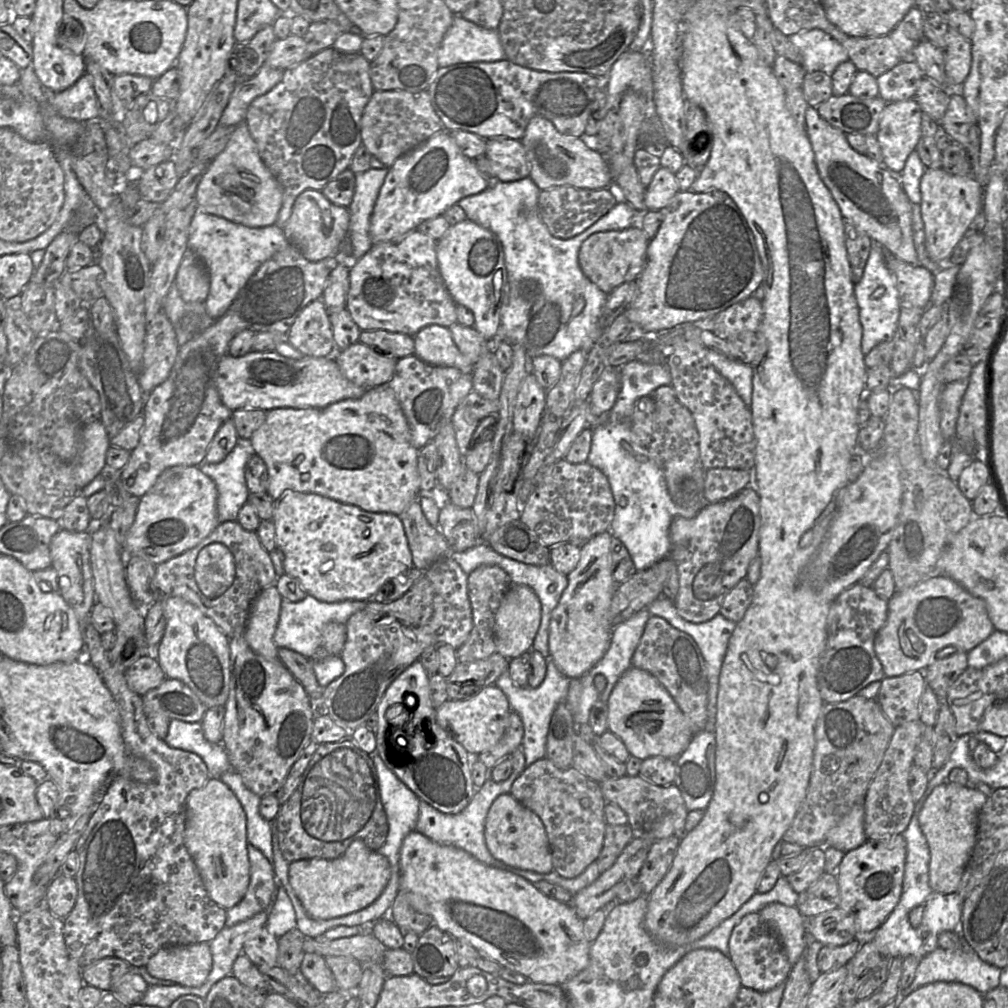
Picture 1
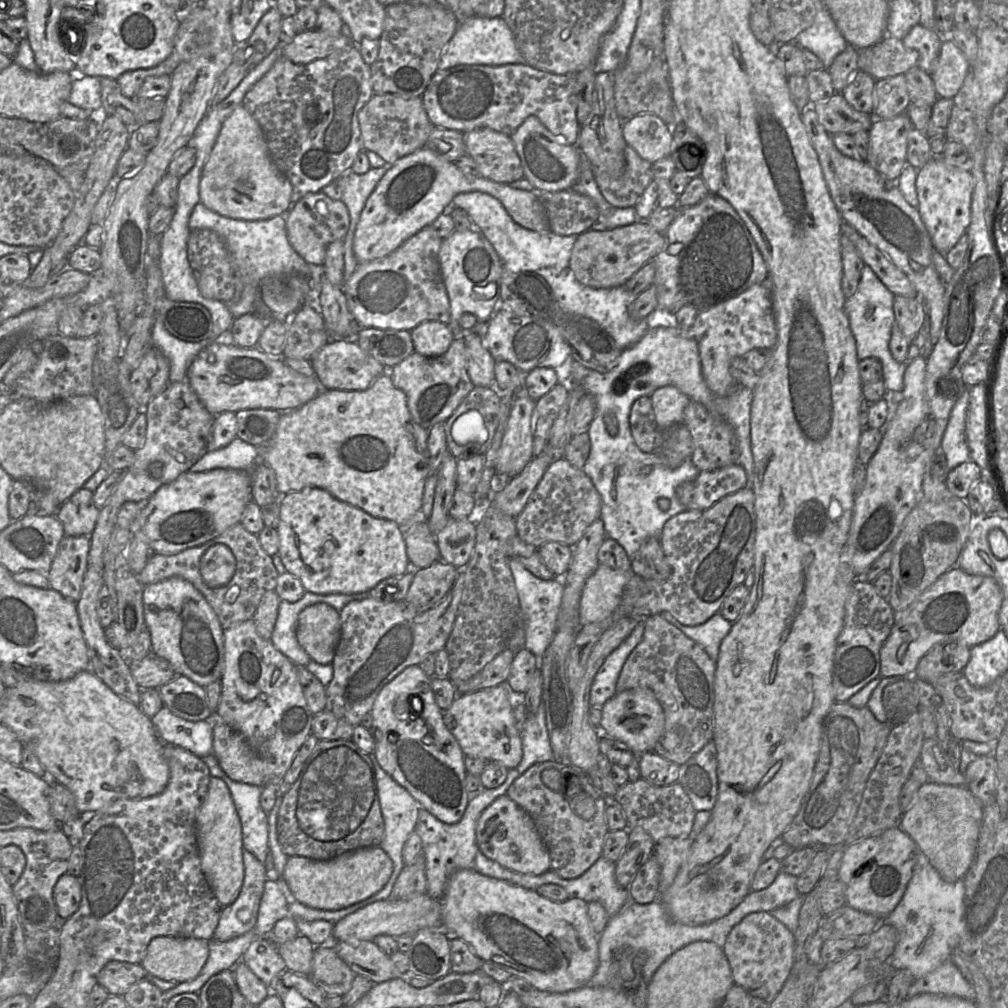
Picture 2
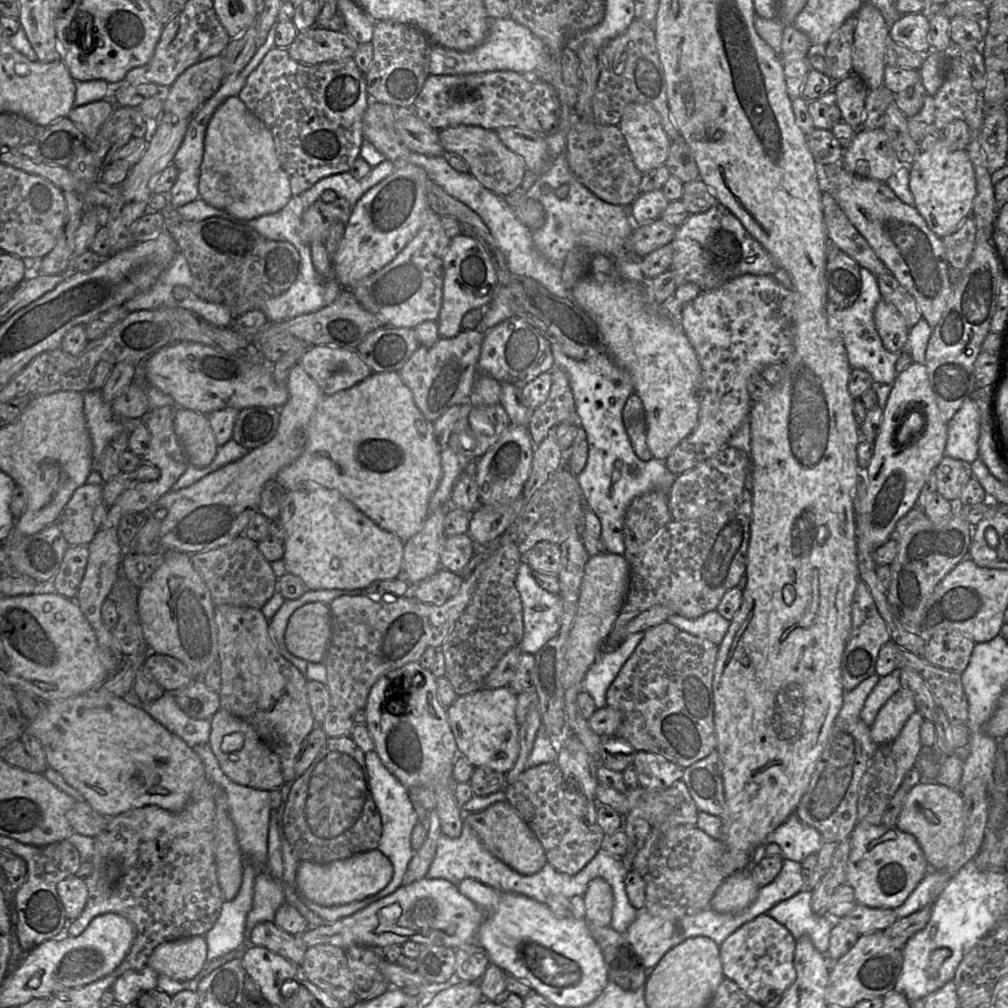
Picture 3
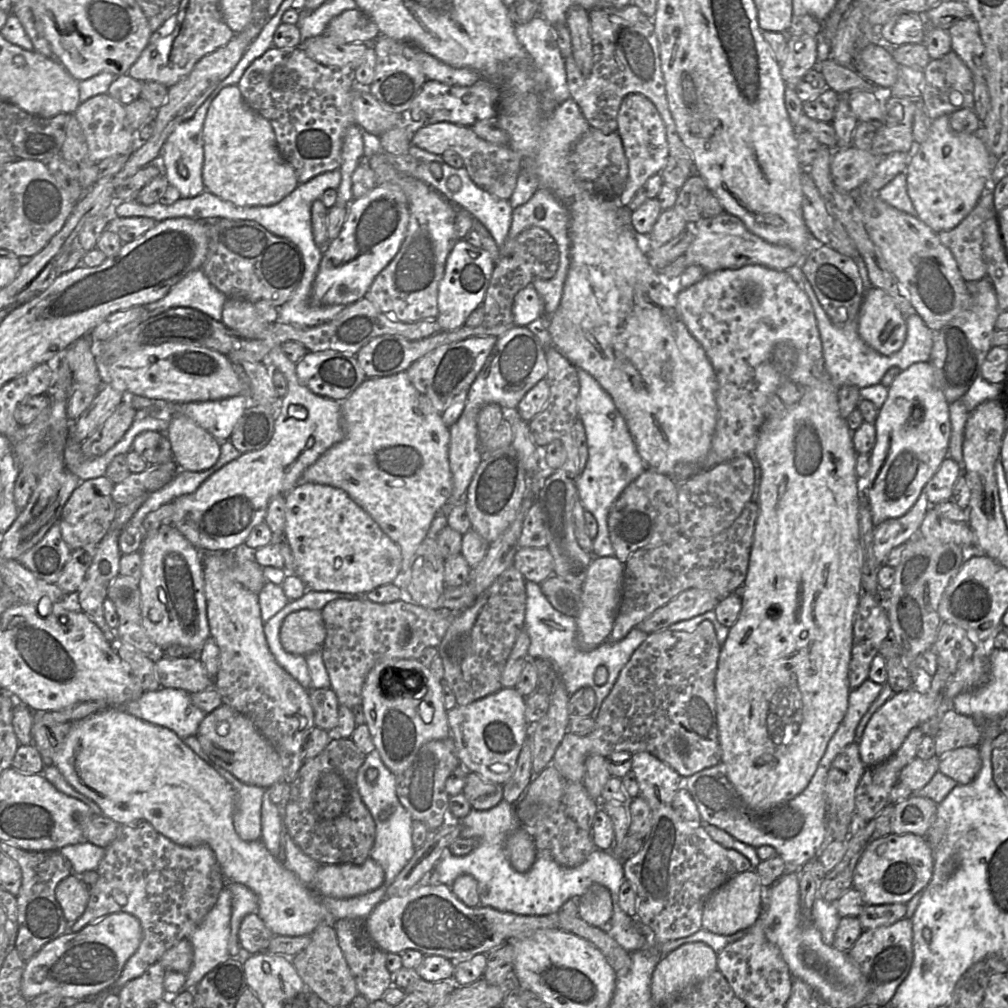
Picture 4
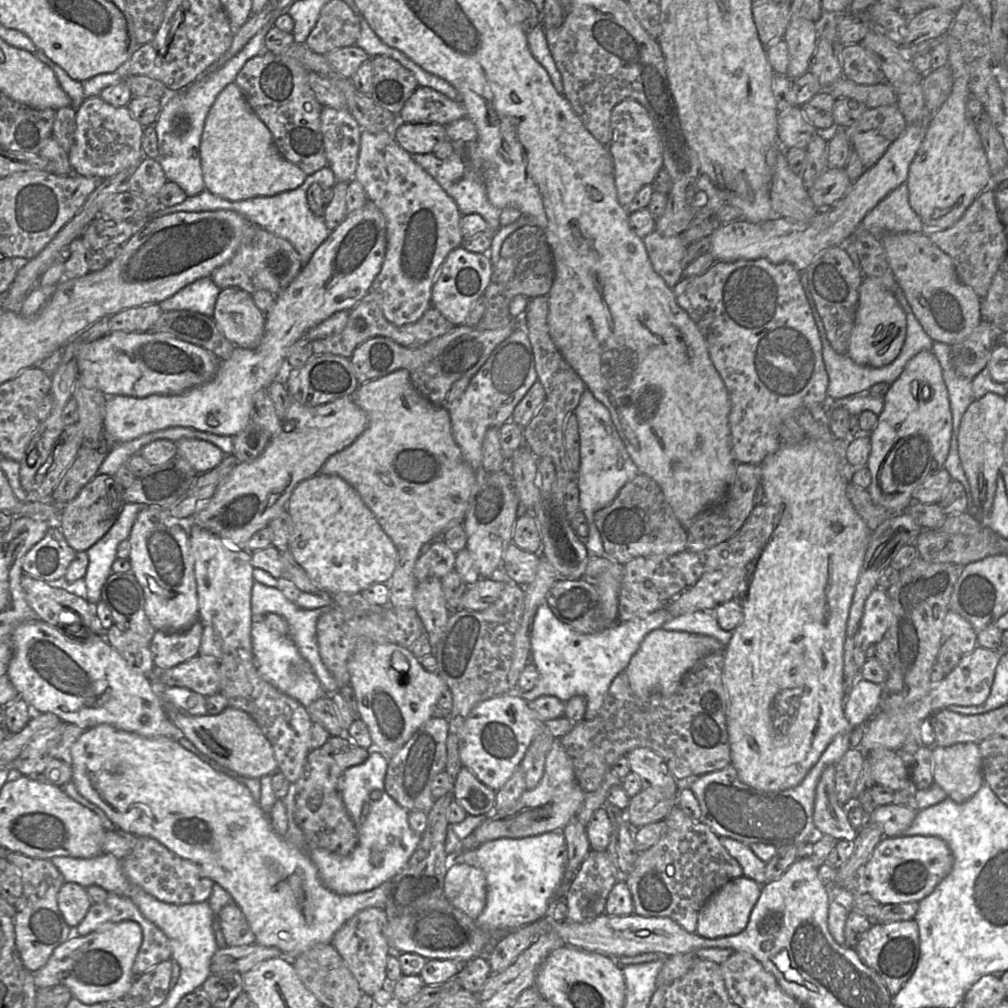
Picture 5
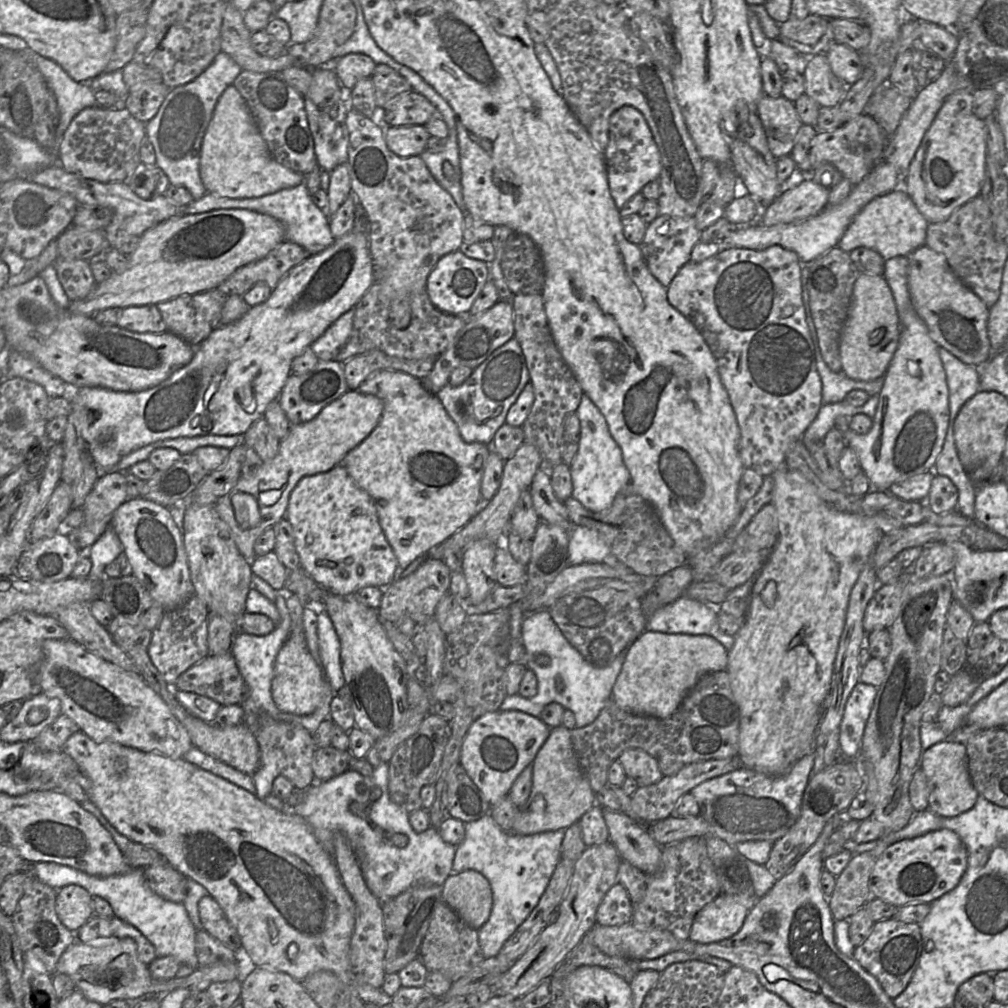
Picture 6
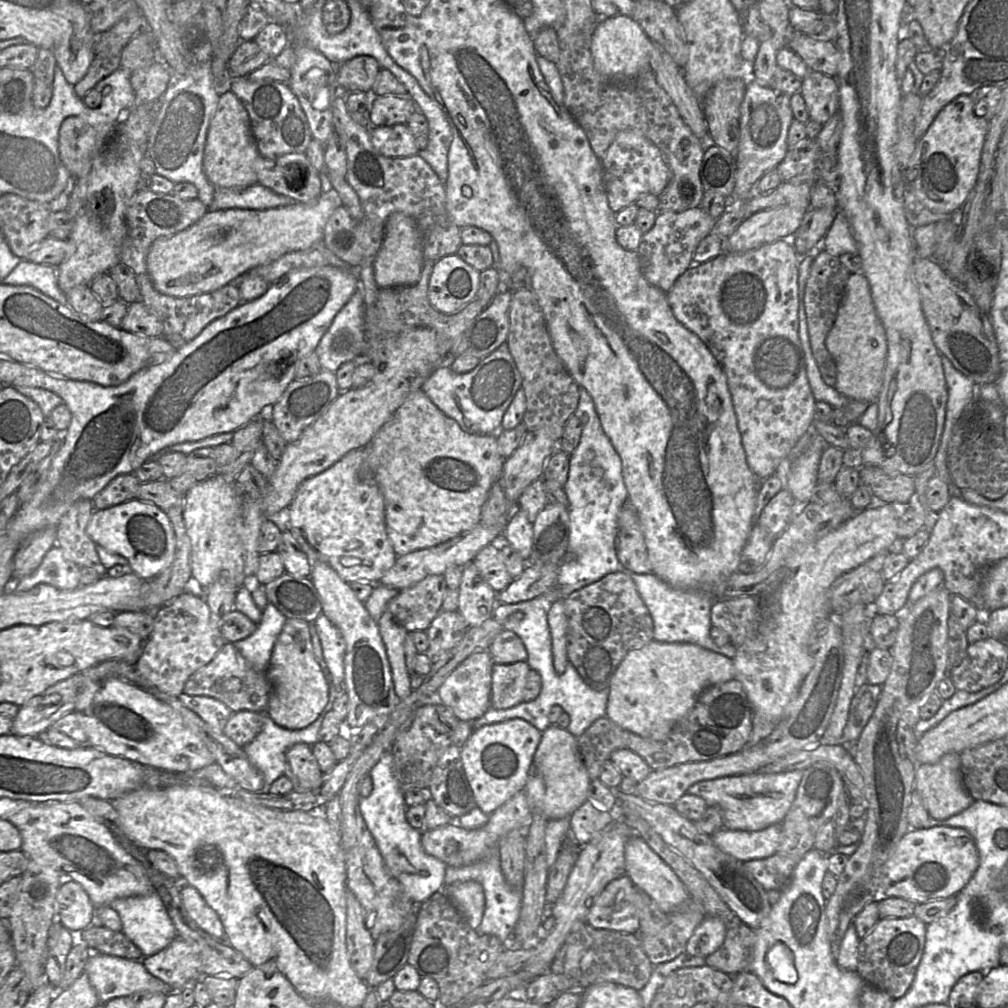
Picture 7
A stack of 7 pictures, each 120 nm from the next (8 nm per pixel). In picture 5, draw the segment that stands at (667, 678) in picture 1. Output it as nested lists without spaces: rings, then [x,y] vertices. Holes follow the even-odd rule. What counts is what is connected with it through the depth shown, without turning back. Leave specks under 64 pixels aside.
[[[724,652],[709,654],[701,658],[683,676],[678,688],[672,694],[653,694],[639,698],[632,692],[625,671],[612,681],[604,703],[593,720],[575,723],[571,731],[560,738],[574,767],[576,779],[581,788],[592,792],[599,788],[605,774],[615,762],[637,747],[647,747],[658,753],[667,764],[674,778],[681,783],[701,775],[721,770],[731,764],[731,750],[726,724],[726,690],[722,681]]]

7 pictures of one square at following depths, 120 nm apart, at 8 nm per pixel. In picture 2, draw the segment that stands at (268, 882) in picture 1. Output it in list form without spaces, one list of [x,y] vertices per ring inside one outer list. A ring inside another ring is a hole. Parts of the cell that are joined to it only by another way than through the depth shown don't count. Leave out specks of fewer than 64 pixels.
[[[243,848],[244,882],[238,898],[222,908],[213,938],[229,941],[254,929],[267,881],[266,868],[252,853]]]

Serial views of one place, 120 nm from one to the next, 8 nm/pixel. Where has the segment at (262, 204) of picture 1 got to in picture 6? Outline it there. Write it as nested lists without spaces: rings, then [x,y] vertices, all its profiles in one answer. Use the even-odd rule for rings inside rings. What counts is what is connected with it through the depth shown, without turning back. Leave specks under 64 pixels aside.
[[[233,85],[224,90],[214,108],[202,140],[199,172],[207,192],[228,198],[260,197],[298,186],[305,180],[304,174],[281,165],[271,156],[244,98]]]

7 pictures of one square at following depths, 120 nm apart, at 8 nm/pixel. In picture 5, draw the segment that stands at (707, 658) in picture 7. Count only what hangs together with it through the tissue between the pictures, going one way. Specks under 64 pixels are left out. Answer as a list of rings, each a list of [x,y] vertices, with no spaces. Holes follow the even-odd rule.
[[[658,628],[648,633],[624,670],[635,696],[648,698],[653,694],[672,694],[683,676],[701,658],[717,652],[724,652],[725,646],[708,635]]]

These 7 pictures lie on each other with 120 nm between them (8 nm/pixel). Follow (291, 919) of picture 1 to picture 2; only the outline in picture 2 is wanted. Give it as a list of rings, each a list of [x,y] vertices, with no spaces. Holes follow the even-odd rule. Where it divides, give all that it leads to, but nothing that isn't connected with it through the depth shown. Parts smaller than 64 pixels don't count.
[[[267,879],[254,926],[256,936],[270,936],[276,922],[289,915],[287,900],[277,881]]]

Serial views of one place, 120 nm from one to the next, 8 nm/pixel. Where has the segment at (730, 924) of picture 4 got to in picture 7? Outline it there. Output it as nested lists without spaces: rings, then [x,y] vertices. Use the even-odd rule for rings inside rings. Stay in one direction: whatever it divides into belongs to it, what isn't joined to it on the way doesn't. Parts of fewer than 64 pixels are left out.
[[[706,916],[688,940],[685,953],[706,958],[722,946],[725,936],[724,922],[720,918]]]

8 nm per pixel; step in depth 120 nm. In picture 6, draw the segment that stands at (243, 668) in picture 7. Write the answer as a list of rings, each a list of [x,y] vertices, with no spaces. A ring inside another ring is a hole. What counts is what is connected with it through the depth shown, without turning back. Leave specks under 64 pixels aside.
[[[231,652],[208,655],[182,673],[174,689],[206,696],[222,705],[241,705],[248,697],[247,685]]]

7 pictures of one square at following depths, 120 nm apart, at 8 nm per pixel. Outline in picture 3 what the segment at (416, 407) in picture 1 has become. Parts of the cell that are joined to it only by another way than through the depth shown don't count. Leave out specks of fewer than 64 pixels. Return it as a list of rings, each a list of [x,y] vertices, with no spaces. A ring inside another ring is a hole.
[[[462,329],[455,337],[439,338],[432,346],[420,345],[398,371],[411,390],[414,402],[425,418],[435,422],[450,407],[468,401],[477,374],[485,333]]]

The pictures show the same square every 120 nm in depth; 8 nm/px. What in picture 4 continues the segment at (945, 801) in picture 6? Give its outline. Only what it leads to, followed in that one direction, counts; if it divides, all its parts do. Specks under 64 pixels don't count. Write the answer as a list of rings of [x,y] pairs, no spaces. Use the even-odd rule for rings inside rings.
[[[977,746],[960,747],[947,751],[938,757],[938,771],[961,785],[972,782],[982,765]]]

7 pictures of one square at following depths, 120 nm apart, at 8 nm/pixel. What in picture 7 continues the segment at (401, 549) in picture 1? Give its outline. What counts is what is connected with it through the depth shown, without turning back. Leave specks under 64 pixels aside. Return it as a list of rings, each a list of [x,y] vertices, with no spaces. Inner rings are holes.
[[[367,448],[353,450],[327,470],[304,480],[287,508],[286,527],[290,528],[310,561],[327,563],[347,583],[363,581],[379,584],[384,573],[395,564],[398,556],[386,532],[383,494],[373,480],[360,477],[360,469],[366,457]]]

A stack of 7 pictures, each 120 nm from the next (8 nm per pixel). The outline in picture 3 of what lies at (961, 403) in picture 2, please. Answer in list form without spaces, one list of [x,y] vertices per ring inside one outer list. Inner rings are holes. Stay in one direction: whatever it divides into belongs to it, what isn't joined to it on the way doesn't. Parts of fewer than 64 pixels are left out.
[[[968,397],[948,422],[948,438],[944,455],[973,463],[978,455],[980,414],[976,402]]]

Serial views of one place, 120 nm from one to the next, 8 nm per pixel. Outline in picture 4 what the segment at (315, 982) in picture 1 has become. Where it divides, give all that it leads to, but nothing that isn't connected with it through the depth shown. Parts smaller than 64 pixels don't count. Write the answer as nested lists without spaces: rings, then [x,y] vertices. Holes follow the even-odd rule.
[[[250,913],[242,920],[238,937],[243,954],[252,955],[267,951],[274,935],[257,913]]]

